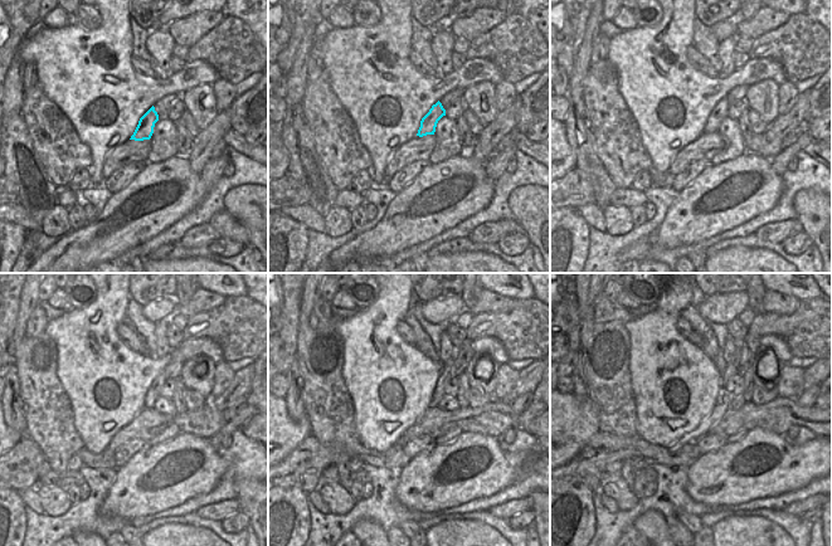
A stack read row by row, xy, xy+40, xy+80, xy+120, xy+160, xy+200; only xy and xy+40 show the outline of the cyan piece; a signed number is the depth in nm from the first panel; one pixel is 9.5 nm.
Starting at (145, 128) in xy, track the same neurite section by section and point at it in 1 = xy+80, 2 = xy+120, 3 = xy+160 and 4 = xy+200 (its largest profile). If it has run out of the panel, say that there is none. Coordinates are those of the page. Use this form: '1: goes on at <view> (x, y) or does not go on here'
1: goes on at xy+80 (720, 111)
2: goes on at xy+120 (154, 391)
3: goes on at xy+160 (446, 375)
4: goes on at xy+200 (731, 369)

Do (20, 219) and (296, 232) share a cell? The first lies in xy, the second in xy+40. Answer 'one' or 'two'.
two

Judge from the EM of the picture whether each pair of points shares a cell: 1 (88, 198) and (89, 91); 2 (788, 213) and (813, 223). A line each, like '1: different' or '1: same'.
1: different
2: different

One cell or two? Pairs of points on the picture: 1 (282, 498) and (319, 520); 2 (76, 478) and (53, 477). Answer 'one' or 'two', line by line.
1: two
2: one

